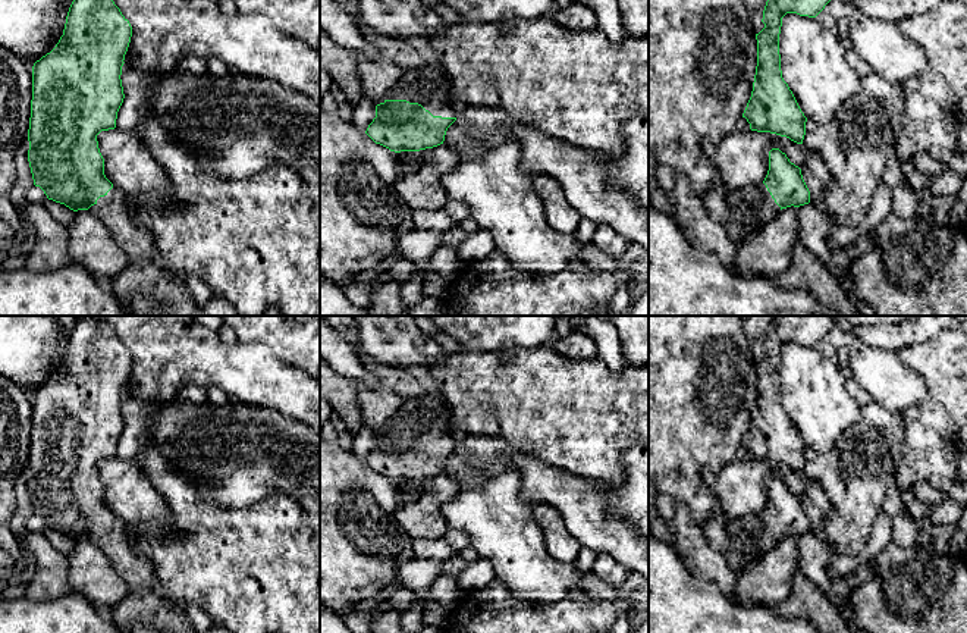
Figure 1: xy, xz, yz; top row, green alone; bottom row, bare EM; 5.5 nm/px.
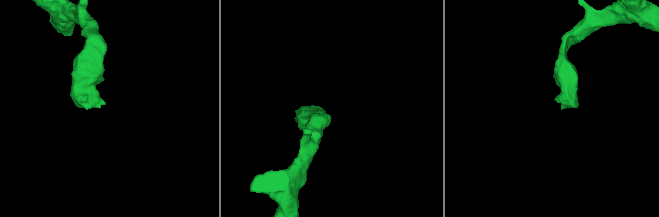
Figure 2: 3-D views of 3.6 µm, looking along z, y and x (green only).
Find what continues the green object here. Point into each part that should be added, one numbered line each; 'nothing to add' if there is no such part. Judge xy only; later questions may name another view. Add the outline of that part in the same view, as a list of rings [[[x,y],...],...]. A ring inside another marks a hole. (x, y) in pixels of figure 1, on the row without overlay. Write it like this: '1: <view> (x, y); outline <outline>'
1: xy (113, 539); outline [[[112,517],[88,538],[110,560],[116,571],[128,582],[129,592],[153,589],[160,592],[153,564],[139,557],[131,545],[131,529],[117,517]]]

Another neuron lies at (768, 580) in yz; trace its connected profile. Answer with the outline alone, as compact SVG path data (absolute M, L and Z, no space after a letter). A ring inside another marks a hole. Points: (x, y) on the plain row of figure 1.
M787 536L762 558L737 573L737 593L745 604L775 607L785 601L798 567L798 536Z

